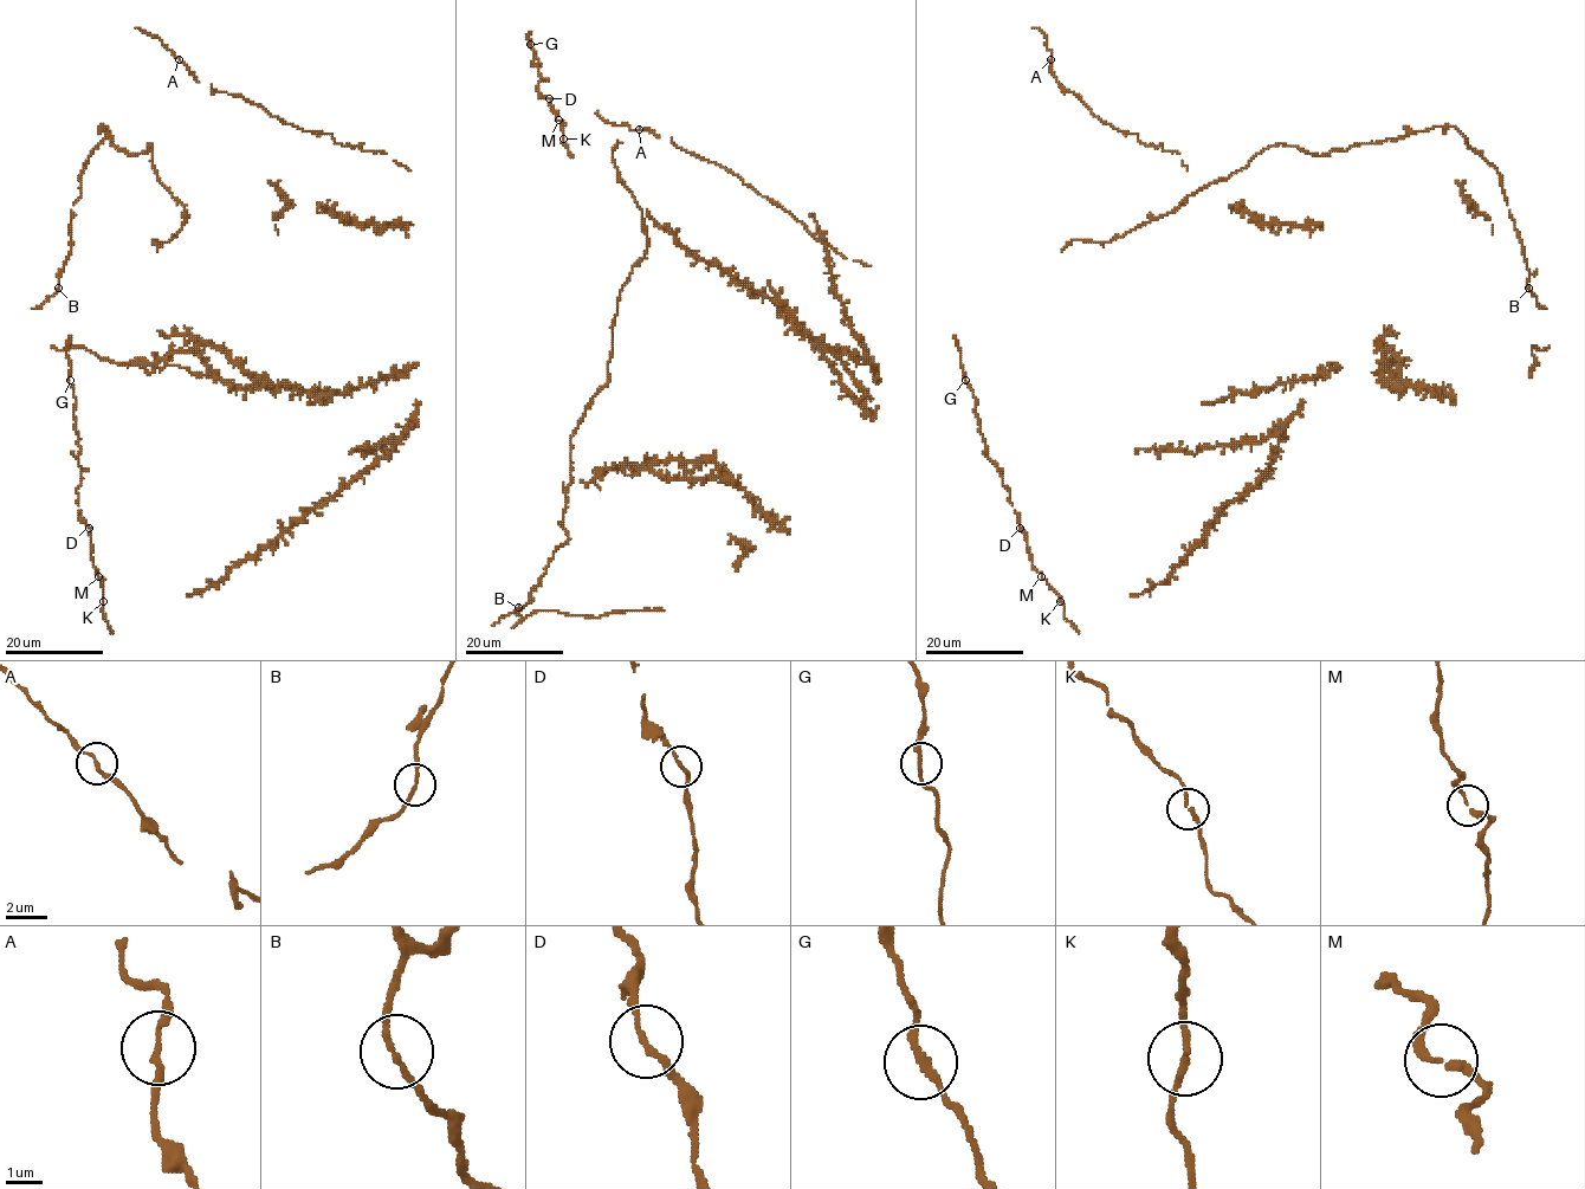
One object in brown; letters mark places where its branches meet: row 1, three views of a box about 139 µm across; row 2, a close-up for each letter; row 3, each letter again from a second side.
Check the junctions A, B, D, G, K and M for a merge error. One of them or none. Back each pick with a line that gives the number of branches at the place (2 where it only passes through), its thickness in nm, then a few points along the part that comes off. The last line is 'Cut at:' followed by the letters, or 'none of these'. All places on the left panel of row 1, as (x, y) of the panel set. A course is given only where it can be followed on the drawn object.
Cut at: none of these

